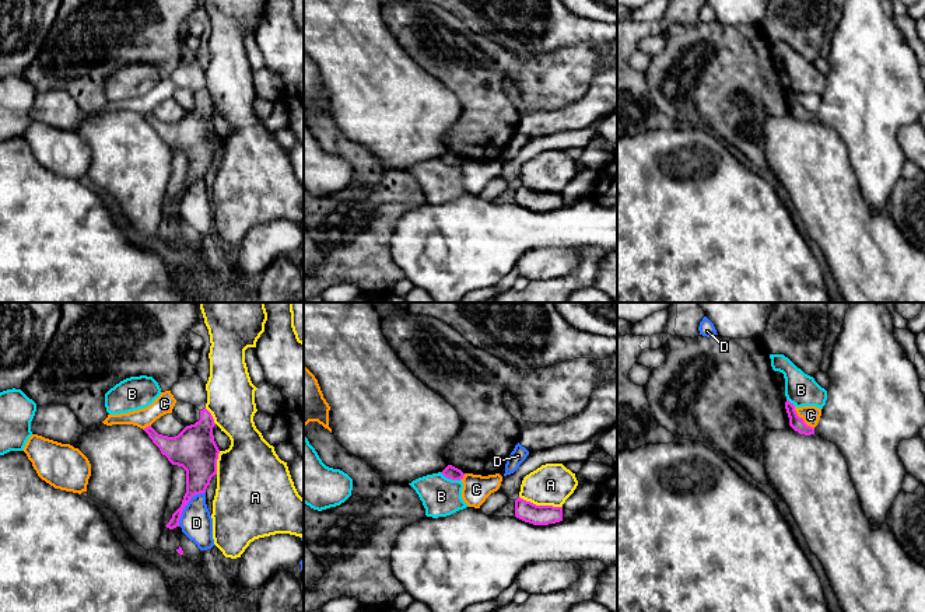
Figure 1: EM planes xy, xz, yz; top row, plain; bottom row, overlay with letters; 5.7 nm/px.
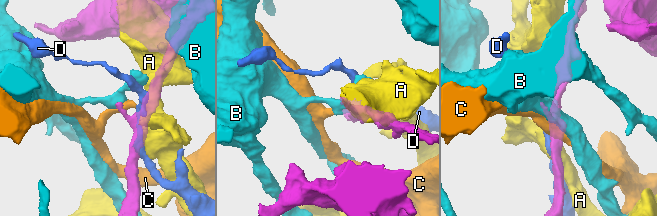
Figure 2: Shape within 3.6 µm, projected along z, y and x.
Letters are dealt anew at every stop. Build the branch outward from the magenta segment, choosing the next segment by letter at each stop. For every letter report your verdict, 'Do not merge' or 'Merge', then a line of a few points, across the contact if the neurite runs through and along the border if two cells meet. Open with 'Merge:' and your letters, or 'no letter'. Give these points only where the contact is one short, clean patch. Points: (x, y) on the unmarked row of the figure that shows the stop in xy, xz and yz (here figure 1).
Merge: no letter
A: Do not merge
B: Do not merge. Line: xz (440, 158), (448, 164), (461, 165)
C: Do not merge. Line: yz (794, 93), (795, 98), (813, 115)
D: Do not merge

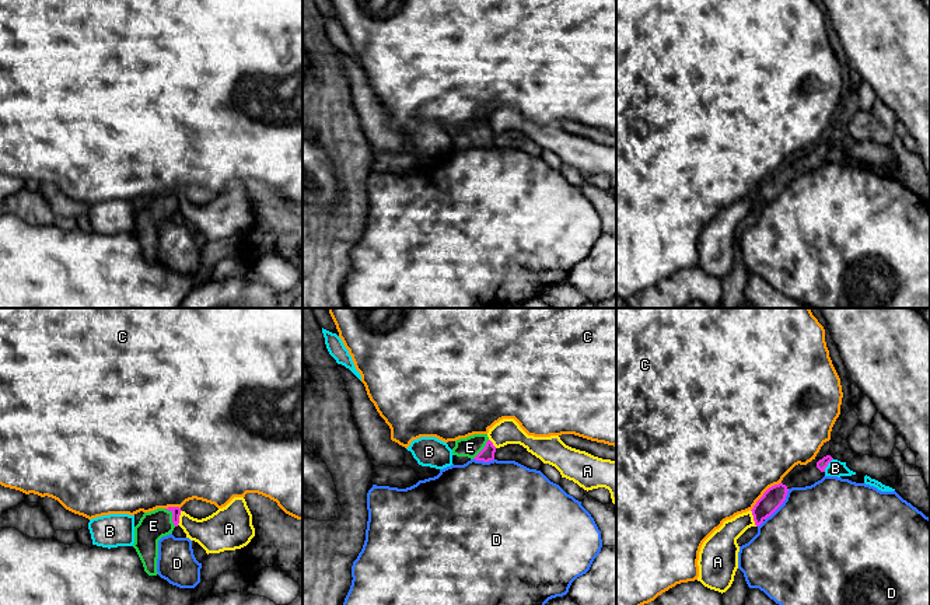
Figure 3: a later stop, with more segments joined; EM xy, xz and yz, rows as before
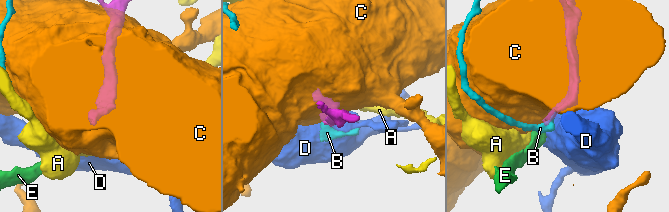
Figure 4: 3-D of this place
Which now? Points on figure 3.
Merge: E
A: Do not merge. Line: yz (750, 196), (757, 212)
B: Do not merge. Line: yz (832, 144), (824, 157)
C: Do not merge. Line: yz (780, 168), (771, 172), (751, 196)
D: Do not merge
E: Merge. Line: xy (175, 196), (172, 202), (153, 212)

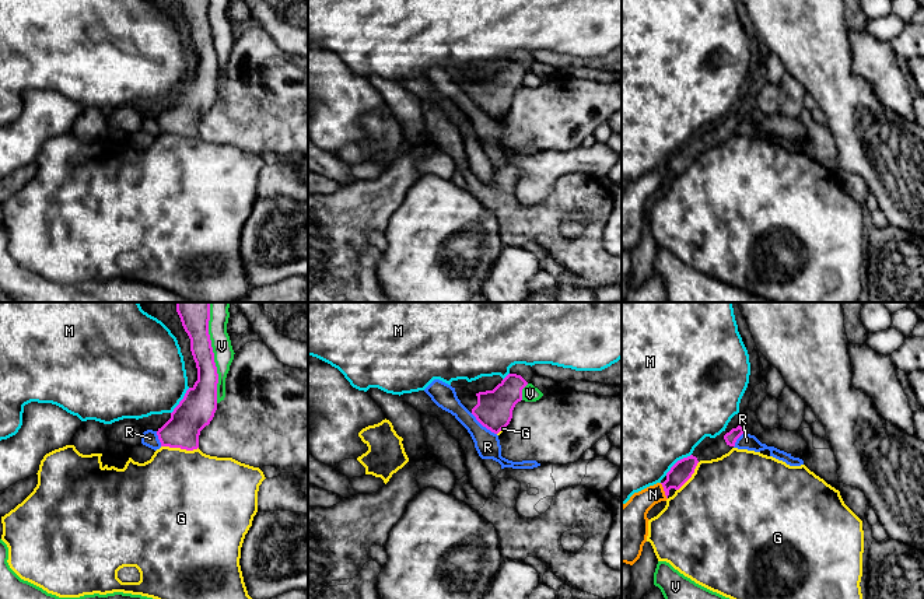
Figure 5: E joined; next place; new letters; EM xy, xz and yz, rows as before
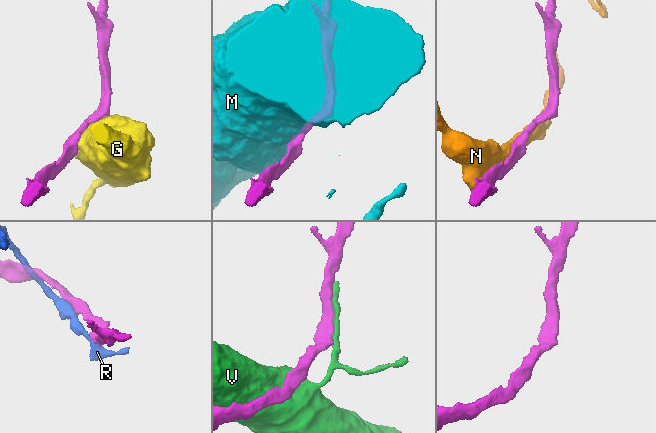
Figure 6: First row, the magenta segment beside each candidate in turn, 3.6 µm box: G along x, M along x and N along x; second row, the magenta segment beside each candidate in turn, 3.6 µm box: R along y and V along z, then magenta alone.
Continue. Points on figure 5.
Merge: no letter
G: Do not merge
M: Do not merge
N: Do not merge
R: Do not merge. Line: xz (471, 100), (496, 121)
V: Do not merge

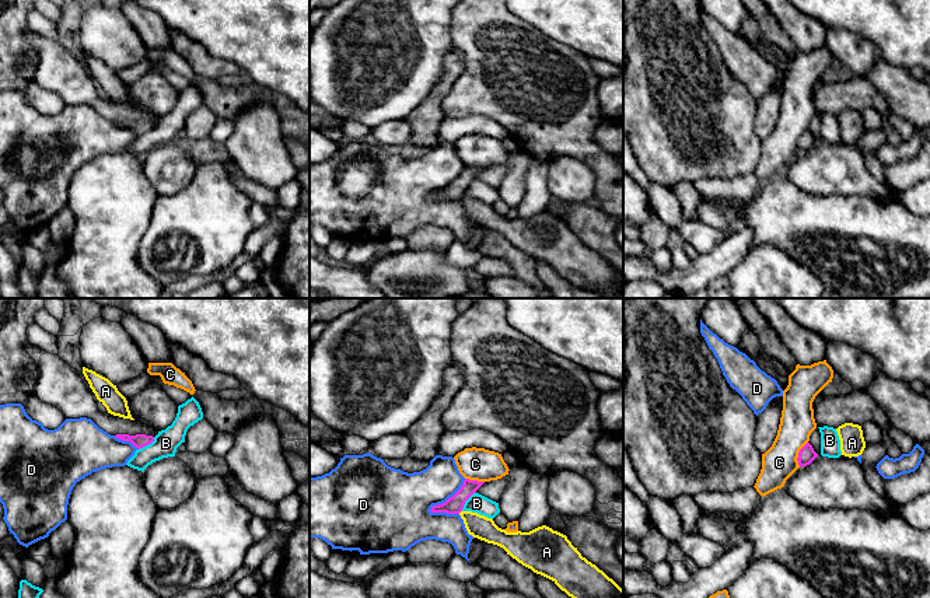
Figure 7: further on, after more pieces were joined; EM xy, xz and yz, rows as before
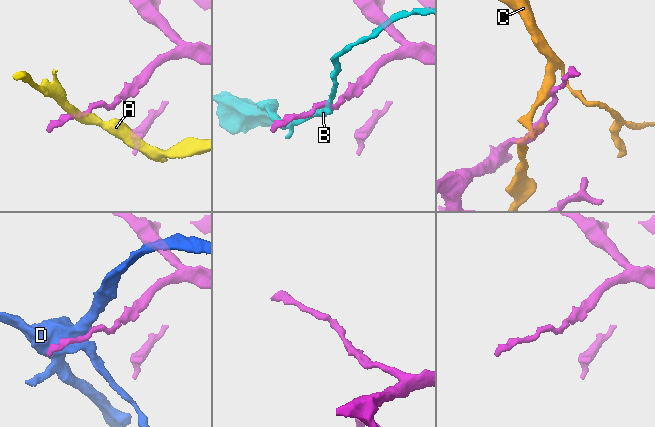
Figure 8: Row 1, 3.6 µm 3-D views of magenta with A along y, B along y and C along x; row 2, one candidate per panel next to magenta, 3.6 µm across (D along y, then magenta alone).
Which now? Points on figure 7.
Merge: no letter
A: Do not merge. Line: xz (461, 196), (458, 199)
B: Do not merge. Line: xy (154, 123), (137, 136)
C: Do not merge. Line: yz (807, 128), (799, 139), (799, 151)
D: Do not merge

